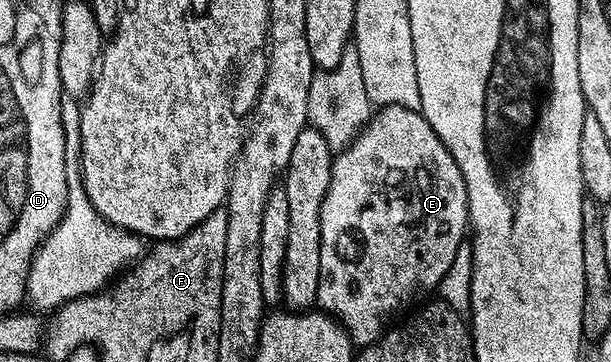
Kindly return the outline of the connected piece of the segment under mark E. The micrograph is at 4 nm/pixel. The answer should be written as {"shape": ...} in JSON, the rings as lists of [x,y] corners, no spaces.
{"shape":[[[383,107],[375,110],[352,145],[337,152],[332,181],[320,207],[320,289],[317,306],[335,318],[350,335],[351,343],[375,343],[394,319],[421,291],[433,292],[448,273],[456,249],[468,235],[468,189],[460,165],[436,137],[421,110]]]}

